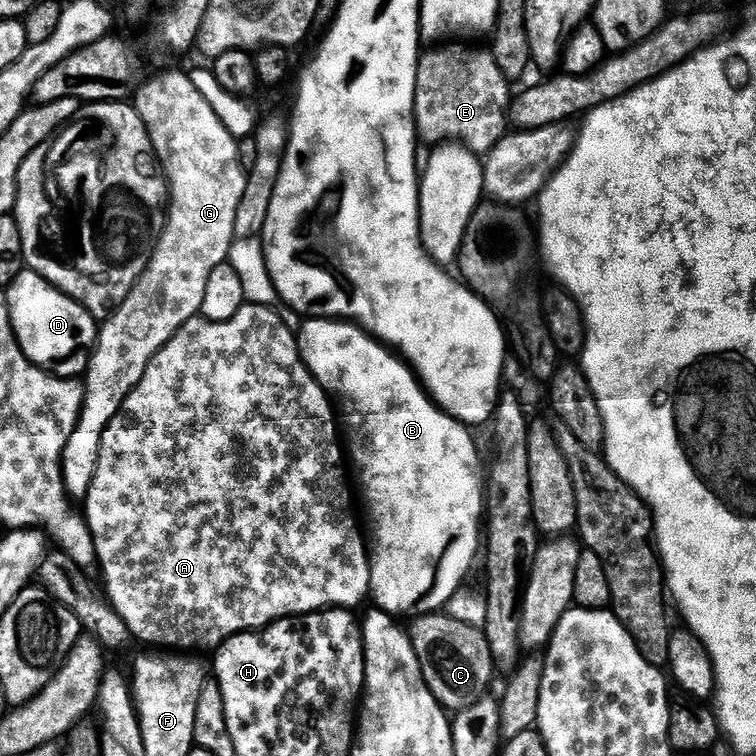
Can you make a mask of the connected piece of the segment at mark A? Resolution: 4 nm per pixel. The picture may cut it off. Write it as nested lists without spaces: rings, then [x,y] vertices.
[[[245,303],[232,318],[226,321],[212,321],[205,318],[188,320],[176,331],[174,338],[170,338],[170,342],[166,342],[166,346],[162,346],[162,350],[158,350],[158,354],[152,359],[150,366],[146,366],[146,374],[142,374],[138,386],[134,386],[134,390],[122,402],[118,414],[102,434],[102,446],[100,447],[100,457],[96,463],[94,482],[86,494],[85,500],[88,501],[85,502],[84,508],[82,507],[83,515],[88,521],[88,529],[92,531],[93,545],[96,547],[95,563],[98,568],[100,566],[101,570],[104,571],[102,588],[106,593],[106,599],[116,609],[120,618],[126,622],[126,626],[131,630],[137,641],[145,640],[146,643],[157,644],[160,648],[209,648],[209,650],[215,650],[239,632],[267,628],[276,620],[281,620],[287,616],[304,616],[308,612],[323,612],[325,608],[356,610],[356,607],[364,599],[366,601],[369,599],[372,586],[370,548],[367,543],[364,545],[364,536],[356,529],[356,516],[352,513],[352,496],[348,493],[348,480],[344,477],[346,452],[342,447],[342,440],[340,444],[339,438],[336,437],[338,416],[334,411],[334,404],[331,404],[331,402],[333,403],[329,393],[325,392],[323,386],[313,378],[311,370],[304,365],[304,359],[300,356],[297,333],[285,326],[279,311],[272,308],[263,308],[260,304]]]

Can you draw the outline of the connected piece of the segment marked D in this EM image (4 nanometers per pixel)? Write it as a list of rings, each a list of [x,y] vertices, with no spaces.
[[[25,270],[6,289],[8,313],[12,319],[12,329],[20,343],[21,350],[31,364],[36,364],[56,378],[76,378],[87,373],[88,362],[92,358],[92,349],[96,347],[98,322],[78,302],[74,302],[65,292],[59,292],[55,286],[48,284],[37,272]]]

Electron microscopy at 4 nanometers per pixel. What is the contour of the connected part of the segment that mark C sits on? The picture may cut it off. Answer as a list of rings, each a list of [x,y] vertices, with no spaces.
[[[420,614],[415,619],[417,620],[413,622],[412,628],[410,627],[410,637],[426,686],[445,709],[469,708],[489,691],[488,683],[492,680],[492,672],[494,673],[492,651],[486,642],[483,631],[447,614]]]

